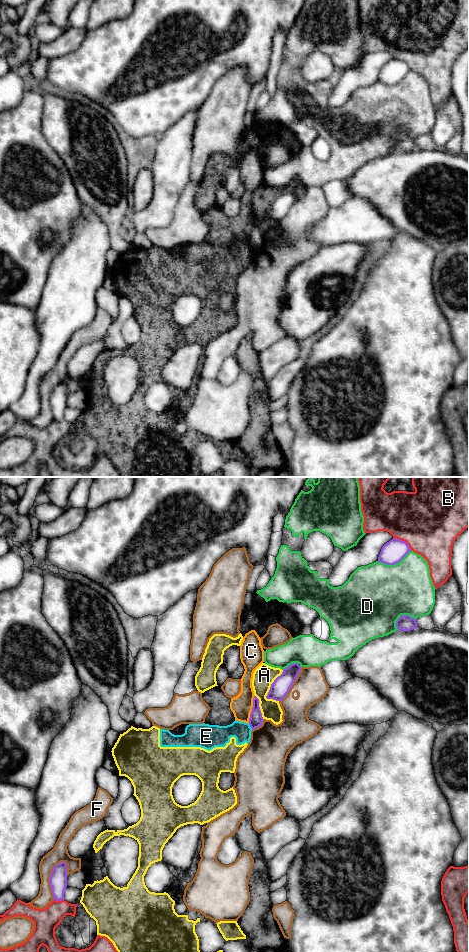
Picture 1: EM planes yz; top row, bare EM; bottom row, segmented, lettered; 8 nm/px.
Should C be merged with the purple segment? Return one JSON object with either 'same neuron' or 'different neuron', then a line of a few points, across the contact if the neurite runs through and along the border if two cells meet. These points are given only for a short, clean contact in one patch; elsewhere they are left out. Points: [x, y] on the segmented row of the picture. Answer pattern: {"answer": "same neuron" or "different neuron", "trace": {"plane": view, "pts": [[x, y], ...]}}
{"answer": "different neuron", "trace": {"plane": "yz", "pts": [[254, 695], [248, 723]]}}

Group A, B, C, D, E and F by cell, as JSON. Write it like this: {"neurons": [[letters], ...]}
{"neurons": [["A", "E"], ["B"], ["C"], ["D", "F"]]}

